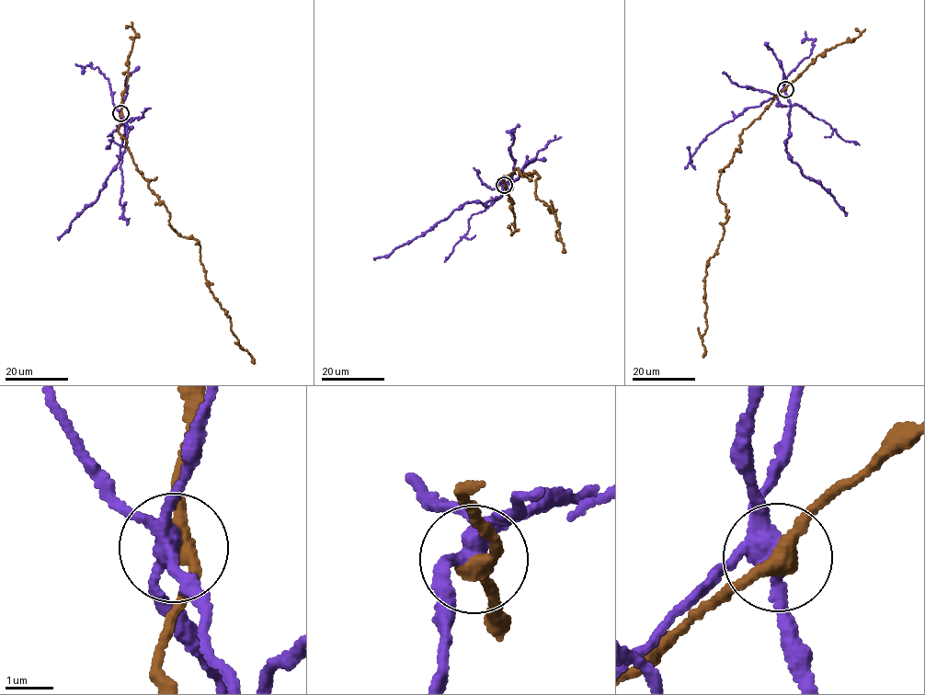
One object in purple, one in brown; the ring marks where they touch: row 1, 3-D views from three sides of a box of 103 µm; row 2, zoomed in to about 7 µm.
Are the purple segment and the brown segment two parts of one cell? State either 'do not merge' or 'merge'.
do not merge

